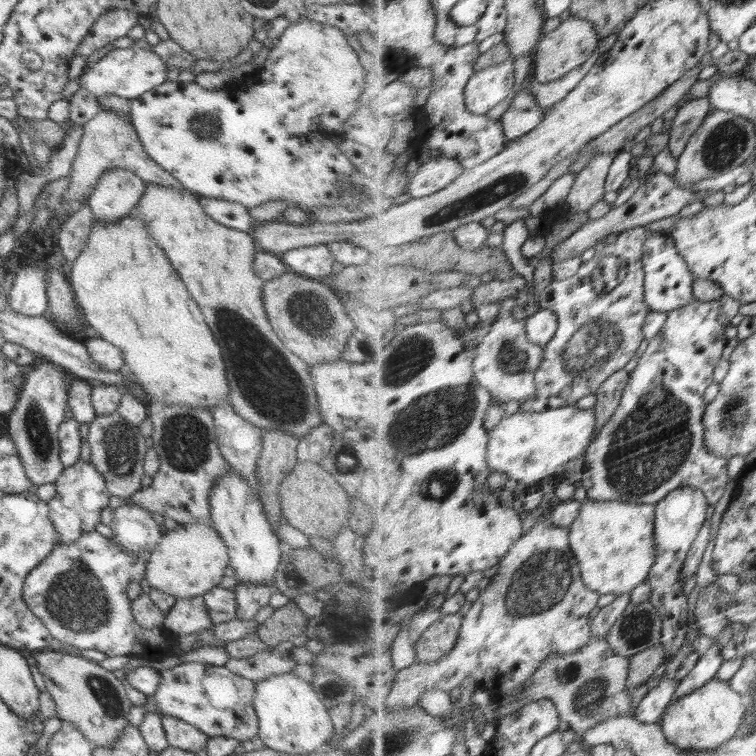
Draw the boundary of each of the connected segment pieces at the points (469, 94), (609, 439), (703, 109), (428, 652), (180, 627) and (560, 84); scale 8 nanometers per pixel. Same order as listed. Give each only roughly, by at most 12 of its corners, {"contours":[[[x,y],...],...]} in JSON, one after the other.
{"contours":[[[516,62],[476,72],[467,108],[488,114],[516,93]],[[723,301],[669,313],[586,455],[587,499],[703,490]],[[709,97],[679,109],[670,146],[677,160],[713,110]],[[464,614],[445,615],[417,642],[417,662],[452,652]],[[175,599],[162,627],[177,637],[212,628],[205,600]],[[603,53],[554,82],[536,79],[536,102],[550,112],[586,78]]]}

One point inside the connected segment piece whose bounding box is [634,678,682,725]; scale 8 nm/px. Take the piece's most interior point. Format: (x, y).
(651, 710)

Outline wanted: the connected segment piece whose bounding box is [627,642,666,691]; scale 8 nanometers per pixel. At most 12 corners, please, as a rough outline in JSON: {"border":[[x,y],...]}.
{"border":[[663,643],[631,659],[627,688],[637,691],[666,663]]}

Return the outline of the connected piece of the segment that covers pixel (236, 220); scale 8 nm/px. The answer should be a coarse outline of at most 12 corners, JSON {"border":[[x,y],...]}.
{"border":[[199,196],[204,212],[223,226],[250,233],[256,221],[236,202]]}

